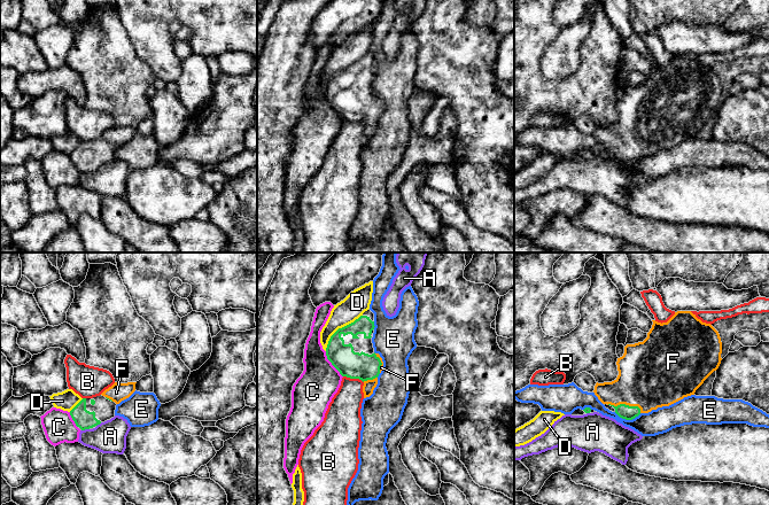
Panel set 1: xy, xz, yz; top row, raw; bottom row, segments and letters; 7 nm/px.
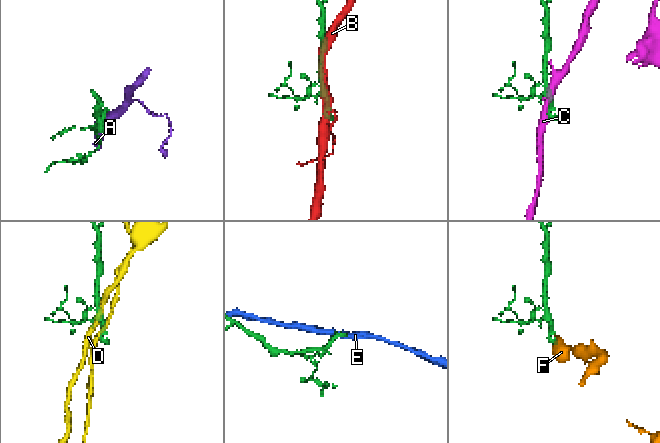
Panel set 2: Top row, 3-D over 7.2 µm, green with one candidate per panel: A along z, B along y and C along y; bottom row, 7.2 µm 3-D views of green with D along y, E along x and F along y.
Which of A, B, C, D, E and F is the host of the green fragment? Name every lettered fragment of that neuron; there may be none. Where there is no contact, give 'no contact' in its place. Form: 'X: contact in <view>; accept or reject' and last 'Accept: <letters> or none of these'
A: contact in xy; reject
B: contact in xz; reject
C: contact in xz; reject
D: contact in xz; reject
E: contact in yz; reject
F: contact in yz; accept
Accept: F

